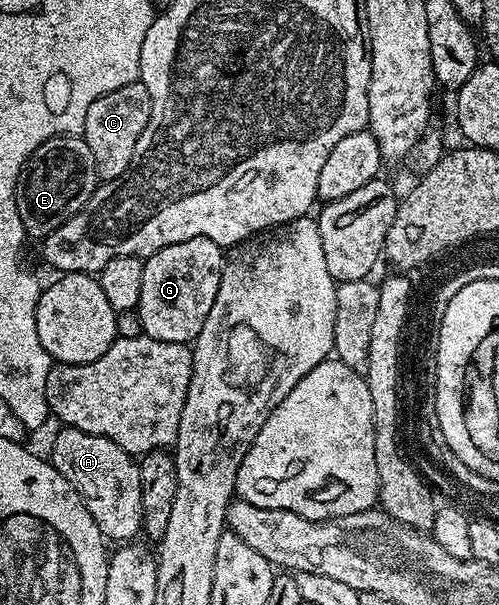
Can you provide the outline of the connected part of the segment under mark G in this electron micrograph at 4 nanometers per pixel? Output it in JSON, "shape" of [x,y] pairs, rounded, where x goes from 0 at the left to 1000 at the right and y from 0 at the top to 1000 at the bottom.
{"shape":[[[383,392],[383,398],[335,405],[335,412],[319,412],[319,418],[297,423],[287,433],[287,484],[279,484],[273,512],[285,526],[289,552],[337,567],[385,569],[399,544],[407,544],[407,531],[415,531],[415,517],[423,517],[423,504],[431,504],[431,484],[439,484],[449,436],[445,408],[415,392]]]}

